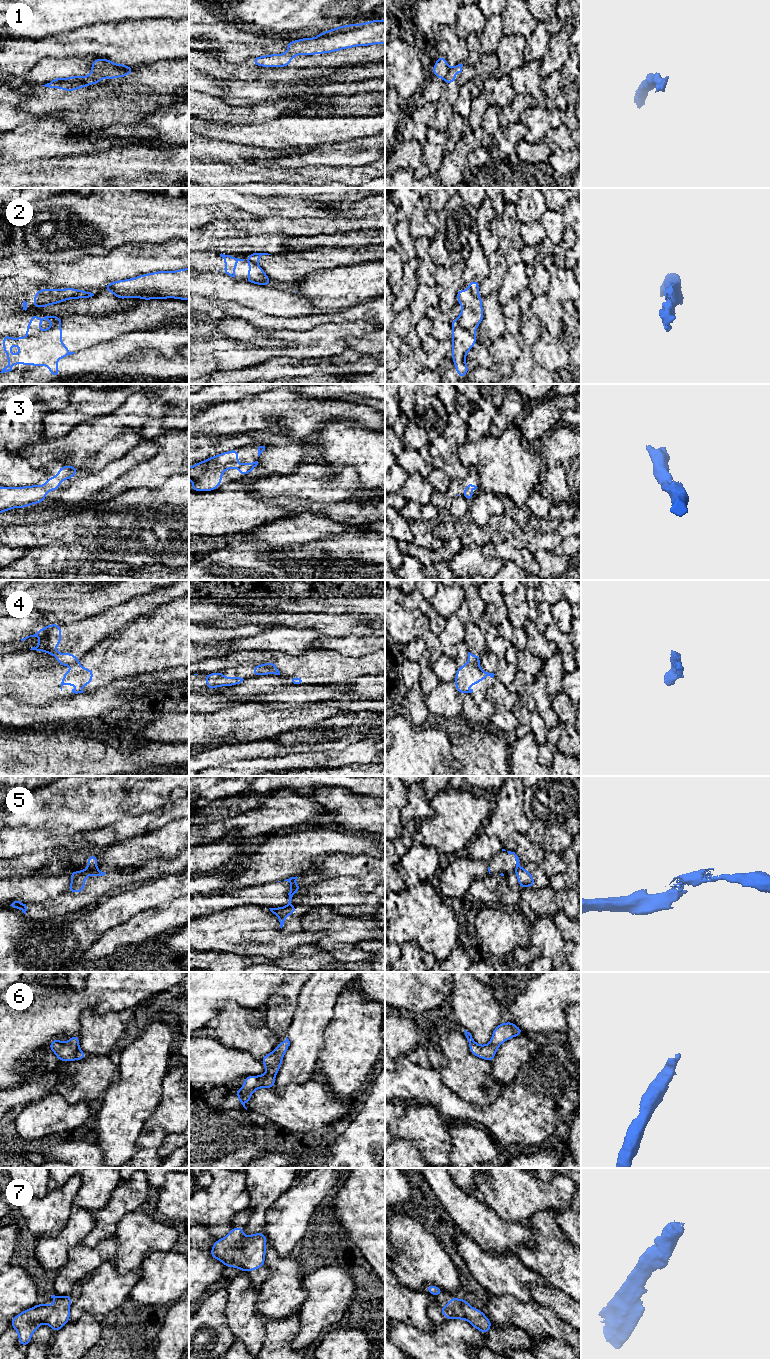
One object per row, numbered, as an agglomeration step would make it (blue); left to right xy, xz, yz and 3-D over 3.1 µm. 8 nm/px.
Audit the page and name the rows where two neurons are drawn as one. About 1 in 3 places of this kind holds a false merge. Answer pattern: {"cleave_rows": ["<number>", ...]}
{"cleave_rows": ["1", "2", "4", "5"]}

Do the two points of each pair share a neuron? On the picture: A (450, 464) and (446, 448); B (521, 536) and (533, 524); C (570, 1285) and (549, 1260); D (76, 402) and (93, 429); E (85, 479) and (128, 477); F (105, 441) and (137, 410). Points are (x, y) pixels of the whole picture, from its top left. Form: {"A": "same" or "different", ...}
{"A": "same", "B": "different", "C": "same", "D": "different", "E": "different", "F": "same"}

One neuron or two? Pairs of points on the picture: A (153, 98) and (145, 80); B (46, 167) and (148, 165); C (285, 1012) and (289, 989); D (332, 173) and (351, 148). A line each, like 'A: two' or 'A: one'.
A: one
B: one
C: one
D: two

